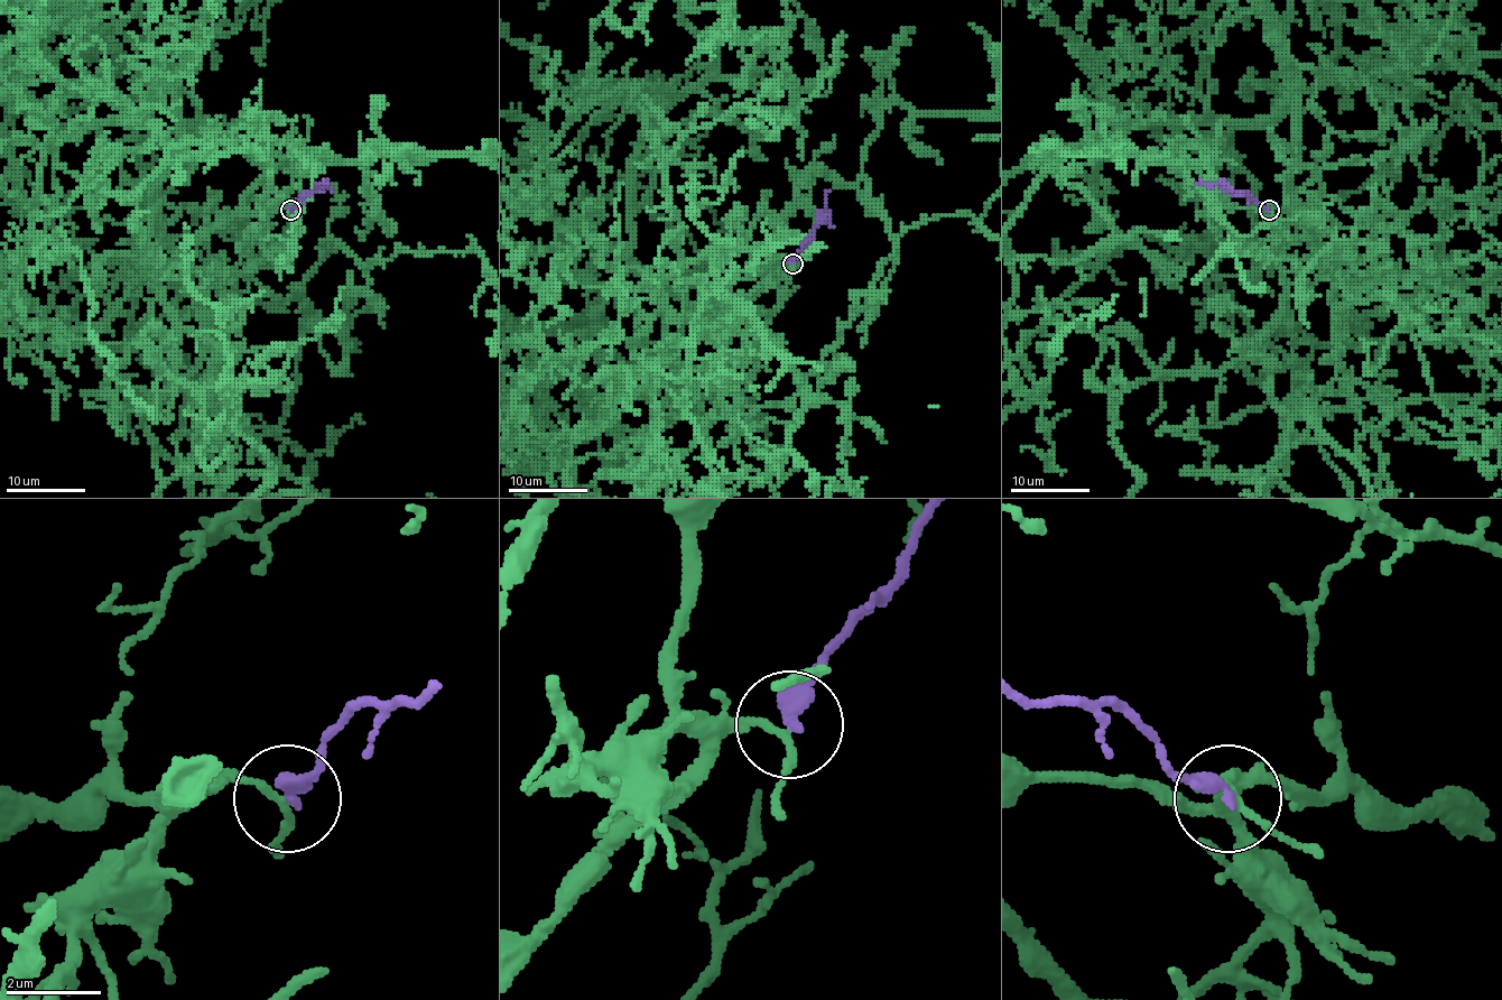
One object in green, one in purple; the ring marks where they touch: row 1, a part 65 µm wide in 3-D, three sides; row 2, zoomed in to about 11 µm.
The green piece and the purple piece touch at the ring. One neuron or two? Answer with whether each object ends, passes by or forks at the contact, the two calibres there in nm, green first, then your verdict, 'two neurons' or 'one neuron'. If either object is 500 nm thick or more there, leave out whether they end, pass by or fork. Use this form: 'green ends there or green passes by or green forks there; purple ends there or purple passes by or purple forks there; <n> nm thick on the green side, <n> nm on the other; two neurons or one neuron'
green passes by; purple ends there; 140 nm thick on the green side, 360 nm on the other; one neuron

